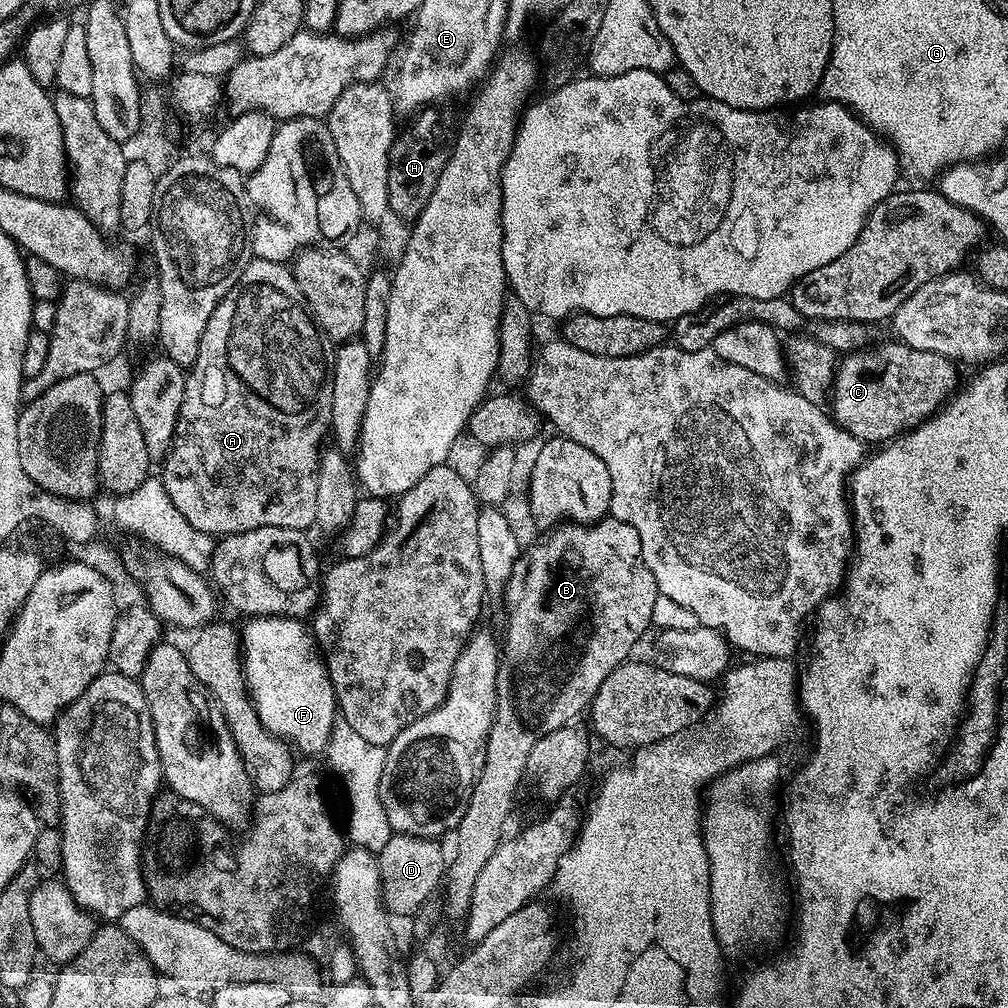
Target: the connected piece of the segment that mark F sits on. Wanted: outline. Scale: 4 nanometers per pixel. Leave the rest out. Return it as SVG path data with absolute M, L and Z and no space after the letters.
M254 616L247 623L242 631L244 683L256 705L258 718L272 735L283 738L297 753L320 756L338 723L338 705L332 679L328 677L328 669L309 625L291 616Z

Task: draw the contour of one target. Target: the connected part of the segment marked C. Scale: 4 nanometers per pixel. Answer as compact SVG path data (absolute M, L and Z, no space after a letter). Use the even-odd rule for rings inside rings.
M899 340L874 344L847 353L837 363L830 414L865 444L886 444L940 410L957 389L957 365L948 356L914 350Z

